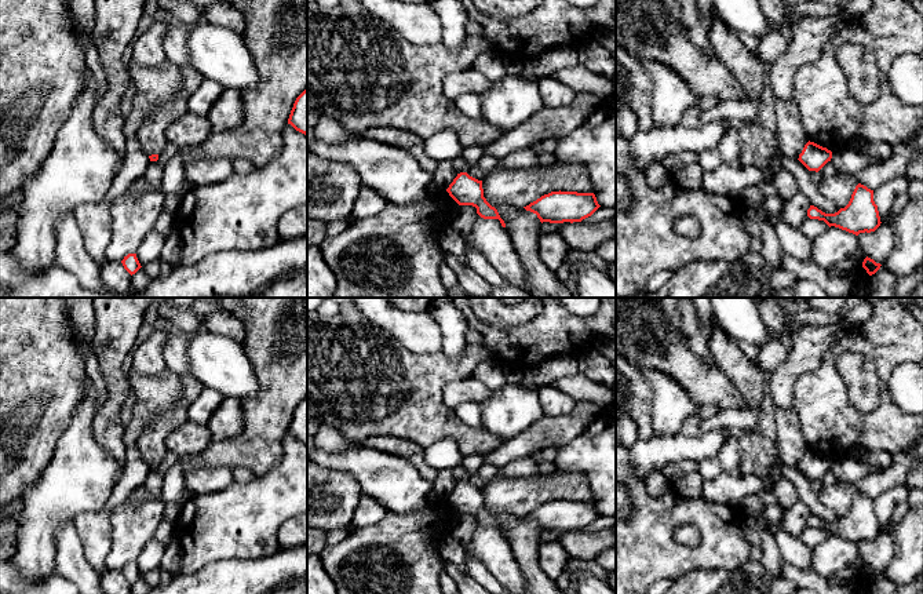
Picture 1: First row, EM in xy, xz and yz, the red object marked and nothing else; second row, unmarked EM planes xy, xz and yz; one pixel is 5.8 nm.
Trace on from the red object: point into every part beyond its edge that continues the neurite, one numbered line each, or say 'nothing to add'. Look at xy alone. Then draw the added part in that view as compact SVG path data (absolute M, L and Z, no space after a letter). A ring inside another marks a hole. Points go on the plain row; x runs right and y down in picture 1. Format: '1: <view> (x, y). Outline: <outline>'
nothing to add

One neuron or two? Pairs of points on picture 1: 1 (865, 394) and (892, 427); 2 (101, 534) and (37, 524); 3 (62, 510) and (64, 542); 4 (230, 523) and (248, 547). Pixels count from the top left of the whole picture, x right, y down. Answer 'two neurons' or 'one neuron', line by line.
1: two neurons
2: two neurons
3: two neurons
4: one neuron

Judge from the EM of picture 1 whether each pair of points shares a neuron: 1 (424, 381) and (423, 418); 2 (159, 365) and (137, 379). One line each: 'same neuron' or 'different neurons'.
1: same neuron
2: different neurons

